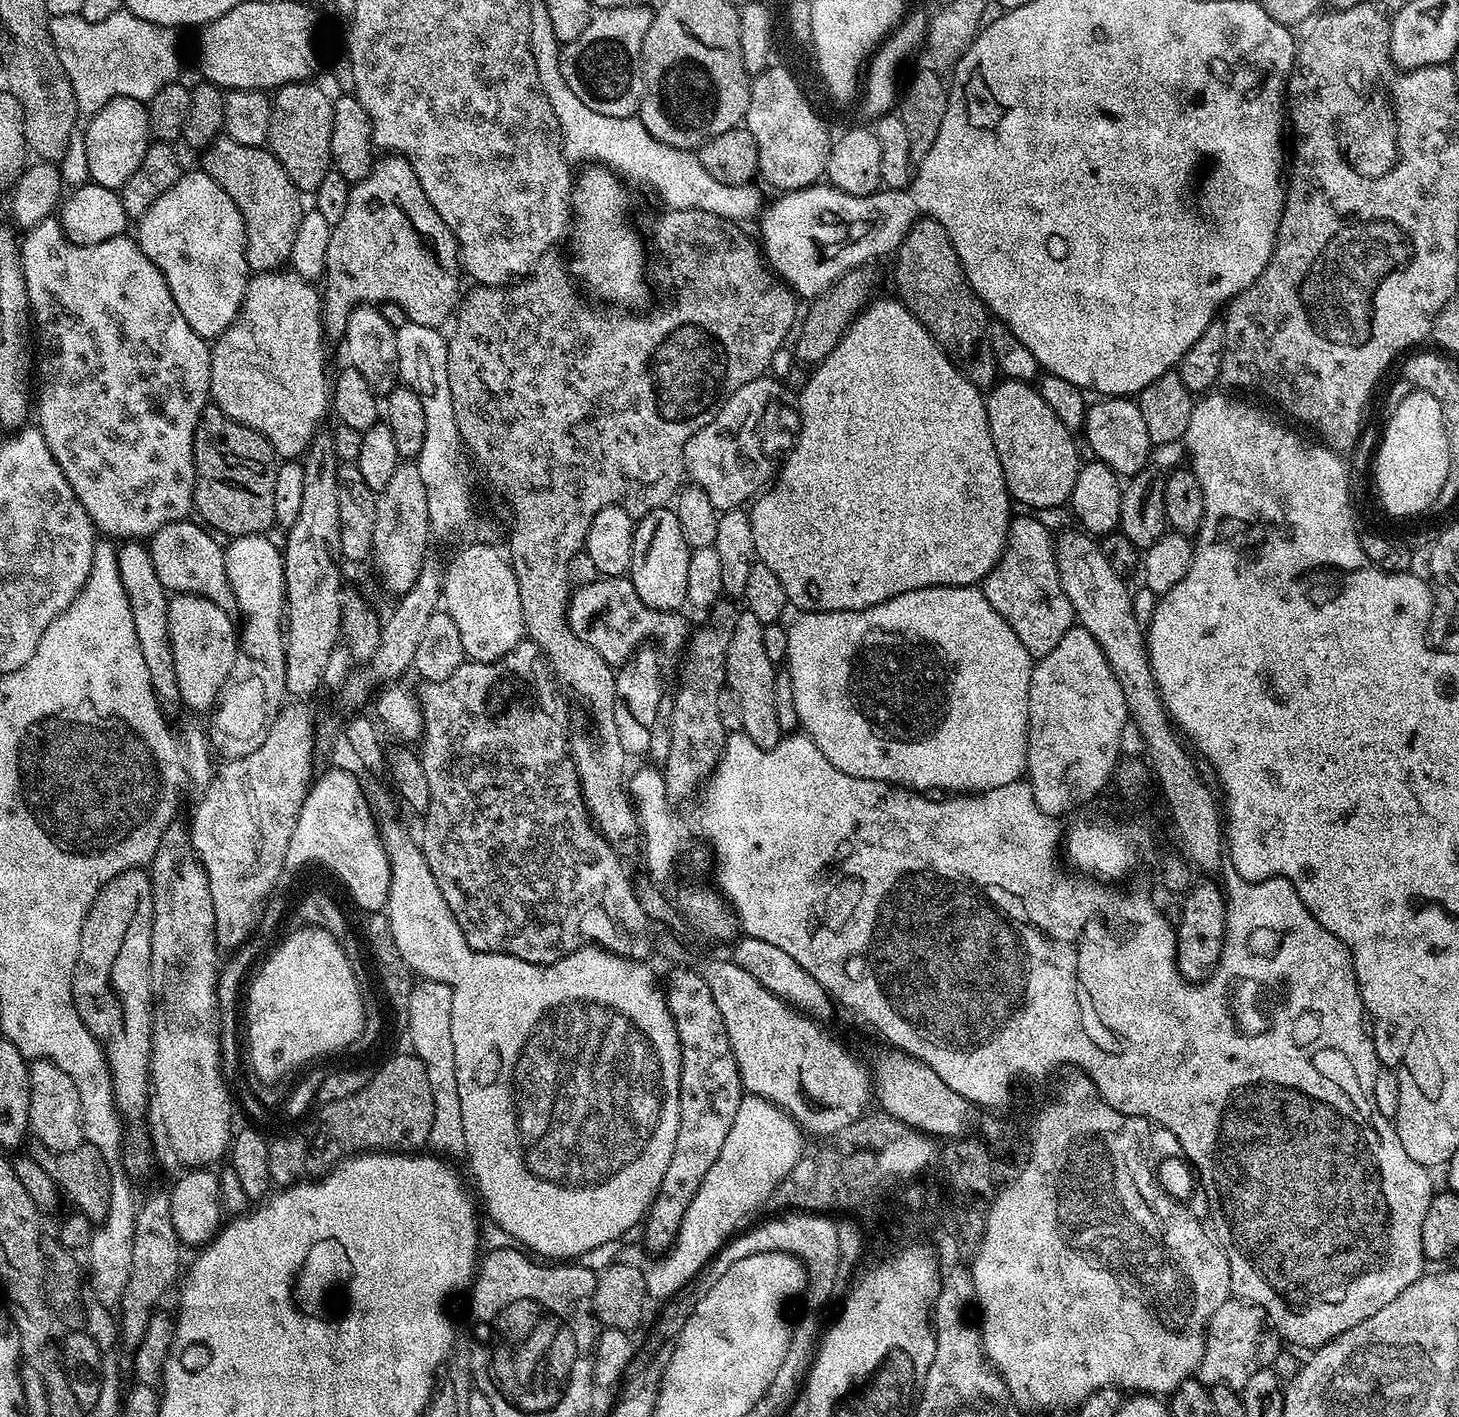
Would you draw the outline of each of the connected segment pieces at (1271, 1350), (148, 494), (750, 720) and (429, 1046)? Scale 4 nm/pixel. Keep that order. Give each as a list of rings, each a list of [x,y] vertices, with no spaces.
[[[1230,1298],[1222,1302],[1222,1306],[1218,1306],[1218,1310],[1214,1310],[1214,1314],[1208,1320],[1198,1378],[1238,1376],[1240,1390],[1240,1382],[1250,1382],[1251,1376],[1258,1374],[1258,1370],[1273,1367],[1275,1356],[1281,1349],[1281,1338],[1262,1306],[1249,1300]]]
[[[49,218],[38,222],[38,226],[27,229],[20,245],[20,257],[26,278],[26,294],[34,332],[40,335],[40,352],[38,348],[38,383],[34,388],[34,416],[38,421],[40,432],[54,454],[54,462],[62,466],[70,490],[82,502],[86,514],[101,533],[108,536],[124,536],[125,541],[136,542],[141,538],[151,538],[162,526],[170,522],[189,519],[194,508],[196,494],[196,463],[194,462],[194,434],[204,409],[209,407],[210,370],[212,369],[212,349],[209,341],[203,340],[194,330],[190,330],[178,302],[168,289],[164,275],[146,258],[139,243],[131,235],[115,236],[94,246],[78,246],[64,237],[59,219]]]
[[[747,610],[736,613],[734,632],[726,651],[727,691],[732,691],[734,699],[740,703],[740,724],[745,736],[750,738],[759,748],[772,748],[782,739],[778,726],[778,714],[774,714],[774,682],[776,681],[777,665],[770,662],[762,643],[764,624],[754,618]]]
[[[421,979],[413,983],[409,998],[406,1037],[412,1043],[411,1051],[426,1066],[426,1074],[430,1078],[430,1090],[434,1094],[434,1126],[430,1126],[427,1147],[436,1154],[463,1157],[466,1153],[466,1130],[462,1126],[462,1101],[458,1098],[458,1070],[454,1070],[454,1041],[450,1035],[450,1010],[453,1007],[454,994],[446,982]]]

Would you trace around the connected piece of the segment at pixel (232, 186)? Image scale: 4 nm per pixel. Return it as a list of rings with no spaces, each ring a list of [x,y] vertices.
[[[221,135],[213,144],[209,144],[207,148],[203,149],[202,156],[204,156],[204,164],[202,164],[203,171],[208,172],[210,178],[214,178],[214,182],[218,182],[218,186],[222,186],[222,190],[226,190],[226,194],[230,194],[230,198],[234,198],[234,202],[242,214],[242,222],[246,230],[246,262],[249,269],[253,273],[274,272],[283,269],[288,264],[288,259],[290,258],[290,246],[294,246],[294,234],[298,234],[298,222],[302,215],[302,207],[300,208],[300,199],[302,199],[302,196],[298,189],[290,182],[286,170],[282,170],[282,166],[278,162],[276,155],[267,147],[255,148],[254,146],[242,146],[238,142],[231,140],[230,137]]]

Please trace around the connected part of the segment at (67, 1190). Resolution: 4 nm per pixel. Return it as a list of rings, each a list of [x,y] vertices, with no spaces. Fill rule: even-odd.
[[[35,1138],[29,1139],[26,1144],[27,1155],[34,1158],[34,1162],[38,1162],[38,1166],[42,1166],[42,1170],[46,1170],[46,1174],[50,1174],[50,1178],[54,1178],[57,1188],[61,1193],[73,1204],[72,1208],[77,1213],[85,1215],[93,1225],[99,1226],[104,1223],[106,1214],[110,1214],[110,1194],[112,1193],[112,1185],[114,1177],[110,1169],[110,1161],[106,1159],[98,1149],[92,1144],[85,1143],[82,1150],[75,1152],[55,1152],[50,1150],[50,1146],[43,1144],[41,1140]]]

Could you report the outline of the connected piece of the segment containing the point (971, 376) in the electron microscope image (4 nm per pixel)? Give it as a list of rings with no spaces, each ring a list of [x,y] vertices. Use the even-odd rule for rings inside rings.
[[[927,218],[917,220],[904,235],[904,241],[901,242],[899,248],[896,249],[895,260],[896,284],[900,287],[899,299],[903,300],[905,306],[916,315],[918,322],[926,326],[928,333],[940,343],[941,348],[948,353],[960,373],[981,390],[997,383],[997,366],[988,341],[990,313],[976,297],[976,291],[968,285],[968,279],[962,270],[958,254],[950,242],[950,234],[946,234],[942,222]]]

